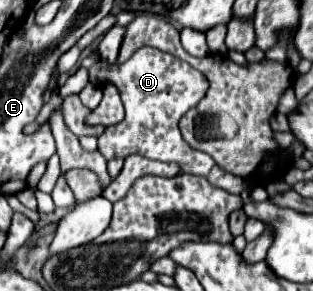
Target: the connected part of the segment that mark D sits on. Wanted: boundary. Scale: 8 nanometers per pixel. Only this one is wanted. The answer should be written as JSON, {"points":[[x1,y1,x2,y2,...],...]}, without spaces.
{"points":[[140,47,126,63,118,67,108,65,106,61,100,61,94,67,90,67,92,83,104,83,106,79,118,87,126,109,124,121,106,127,104,133,98,137,98,151,106,159,124,159,132,153,138,153,156,161,174,161,182,167,184,173,202,175,210,181,210,185,222,187,224,191,230,191,234,195,242,193,244,183,240,177,222,171,218,165,212,165,206,171,206,161,210,157,198,149,190,149,190,145,180,135,180,117,194,105,198,105,198,101,208,89,208,81,200,71,196,71,186,61,180,61,170,53,162,53,152,47]]}

